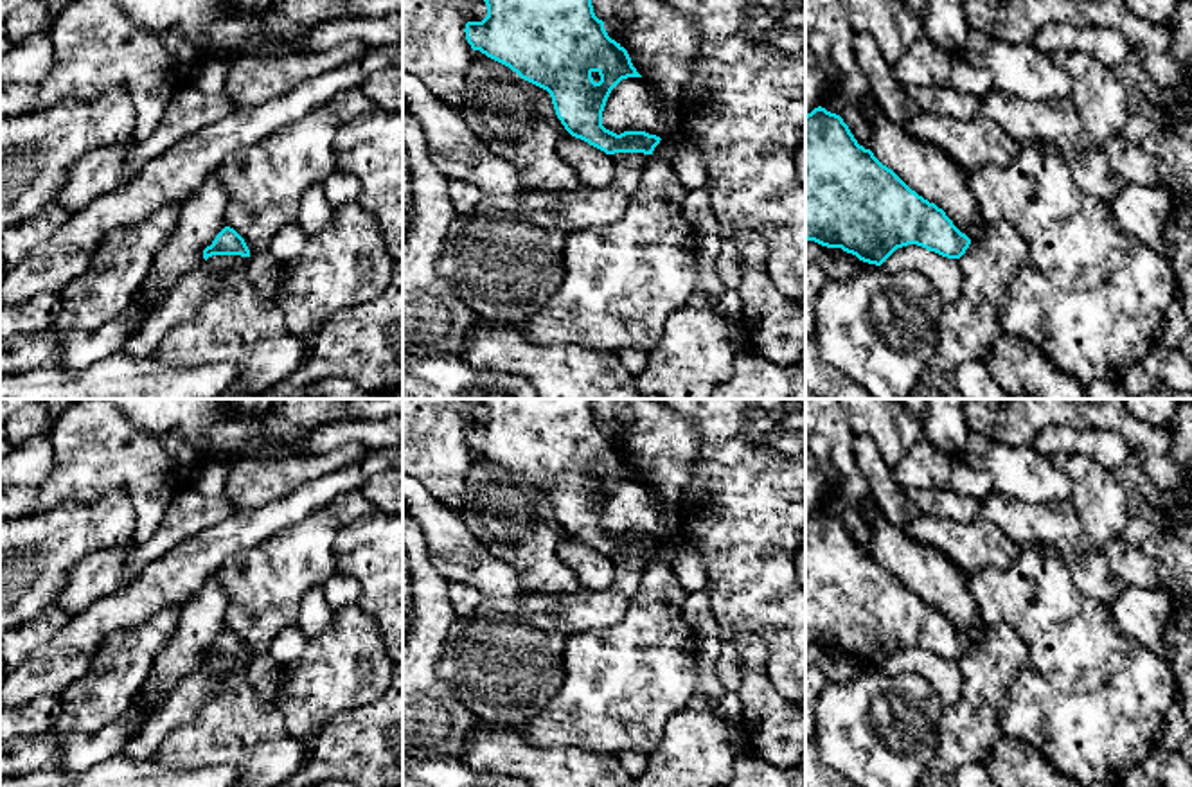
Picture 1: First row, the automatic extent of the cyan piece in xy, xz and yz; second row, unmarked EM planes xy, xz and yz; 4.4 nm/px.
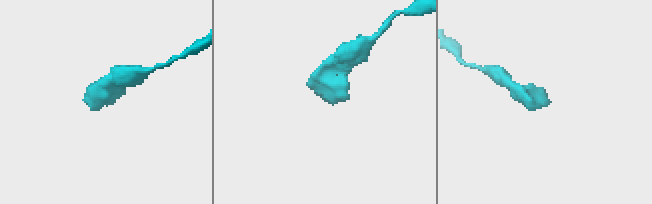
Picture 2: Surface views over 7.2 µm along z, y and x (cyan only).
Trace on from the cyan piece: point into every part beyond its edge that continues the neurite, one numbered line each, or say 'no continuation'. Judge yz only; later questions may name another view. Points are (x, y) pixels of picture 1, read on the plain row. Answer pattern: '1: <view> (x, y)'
no continuation

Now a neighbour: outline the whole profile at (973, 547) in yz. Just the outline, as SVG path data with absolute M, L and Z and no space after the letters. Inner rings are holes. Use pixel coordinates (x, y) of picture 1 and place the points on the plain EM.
M919 514L904 532L910 539L942 552L960 571L980 571L989 566L1007 570L1018 555L1018 543L983 519L960 523Z

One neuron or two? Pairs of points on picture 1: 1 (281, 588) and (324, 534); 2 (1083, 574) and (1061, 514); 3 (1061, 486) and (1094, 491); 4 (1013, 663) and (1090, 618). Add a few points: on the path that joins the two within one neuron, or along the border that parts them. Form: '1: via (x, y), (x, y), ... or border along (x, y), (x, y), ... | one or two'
1: via (283, 575), (311, 547) | one
2: via (1083, 559), (1061, 529) | one
3: border along (1049, 457), (1067, 475), (1072, 496) | two
4: border along (998, 624), (1025, 647), (1025, 662), (1009, 683) | two

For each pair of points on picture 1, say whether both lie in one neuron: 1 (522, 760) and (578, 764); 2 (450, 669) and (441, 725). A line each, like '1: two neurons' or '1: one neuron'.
1: one neuron
2: two neurons

